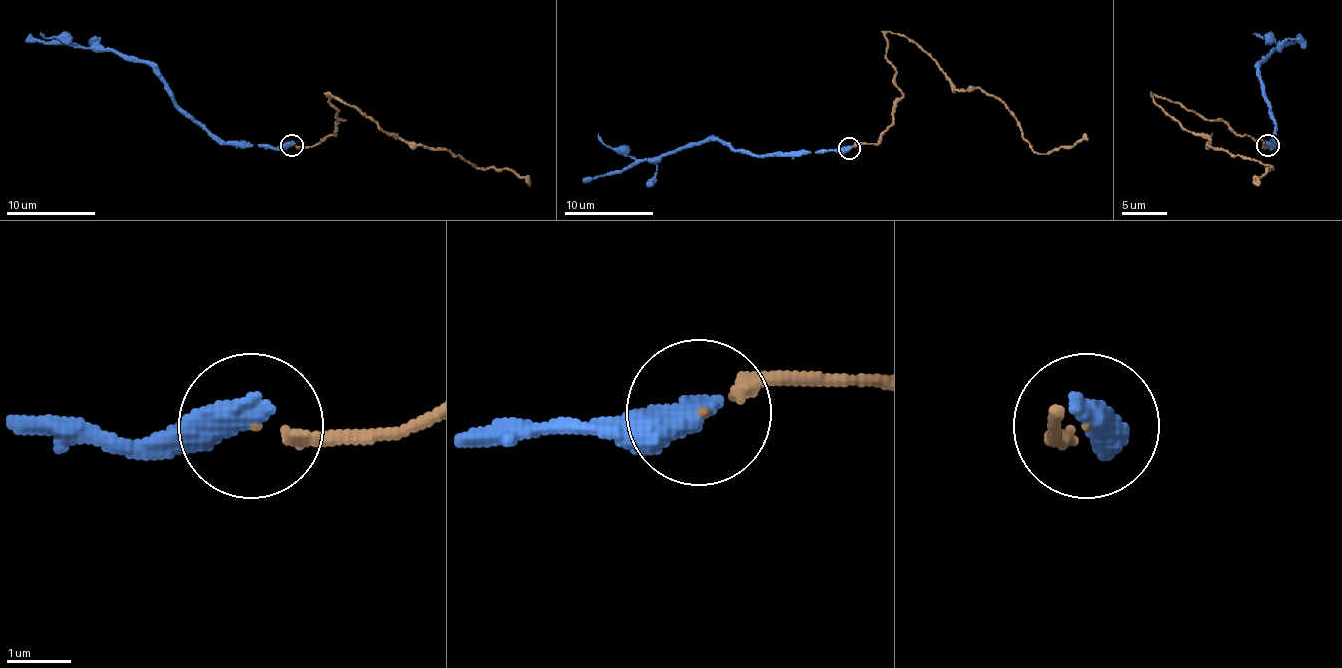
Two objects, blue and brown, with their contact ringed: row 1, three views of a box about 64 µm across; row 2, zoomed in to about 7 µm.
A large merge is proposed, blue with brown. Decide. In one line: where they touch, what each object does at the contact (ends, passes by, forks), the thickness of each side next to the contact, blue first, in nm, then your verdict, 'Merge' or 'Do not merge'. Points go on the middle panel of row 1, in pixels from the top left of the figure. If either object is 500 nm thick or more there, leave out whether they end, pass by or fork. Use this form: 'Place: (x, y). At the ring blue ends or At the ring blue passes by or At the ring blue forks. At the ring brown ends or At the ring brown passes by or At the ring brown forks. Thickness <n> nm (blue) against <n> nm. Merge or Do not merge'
Place: (849, 148). Thickness 500 nm (blue) against 150 nm. Merge

